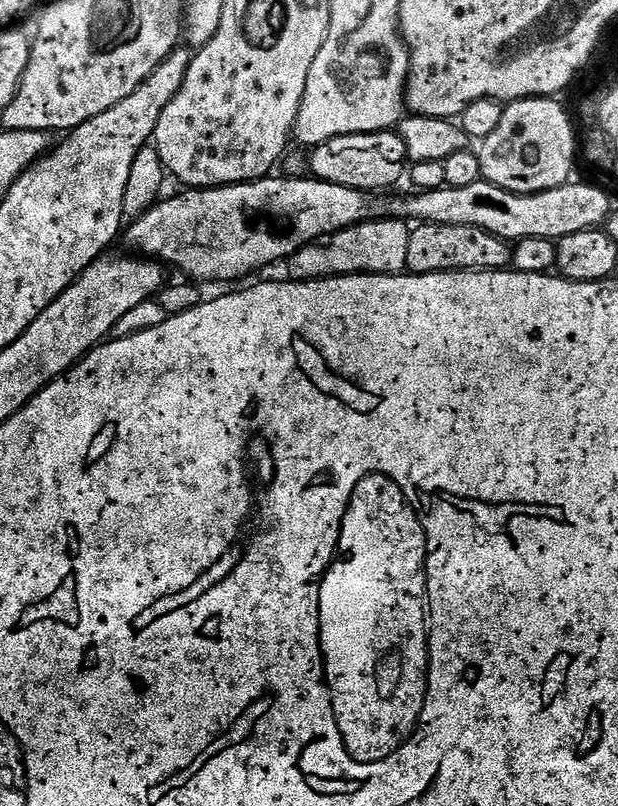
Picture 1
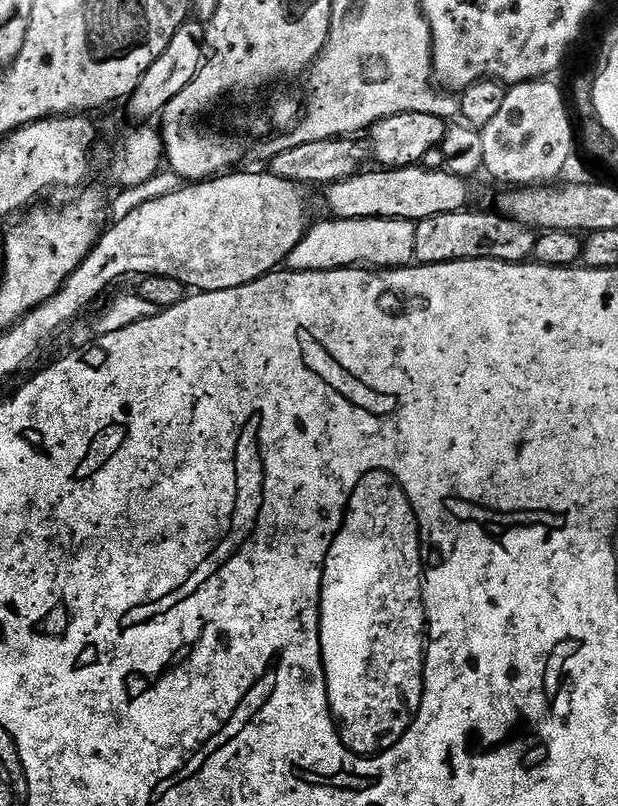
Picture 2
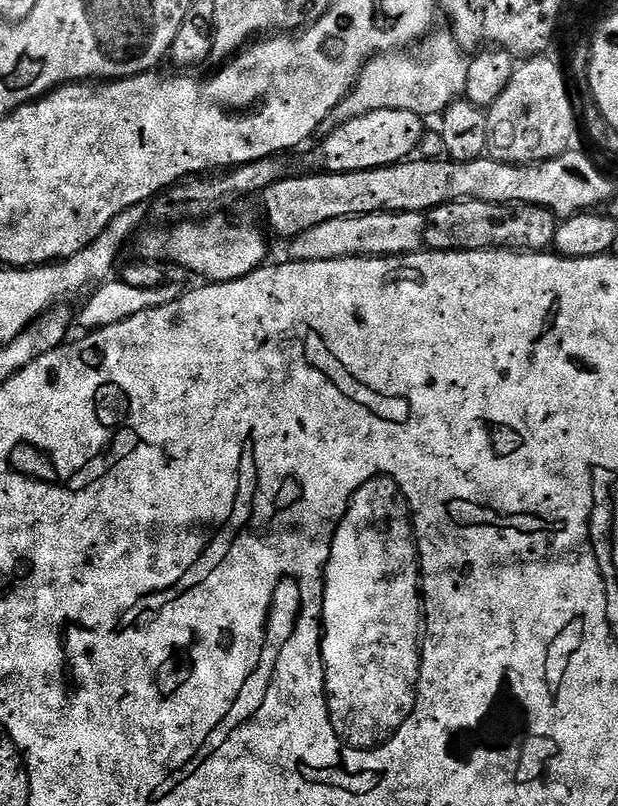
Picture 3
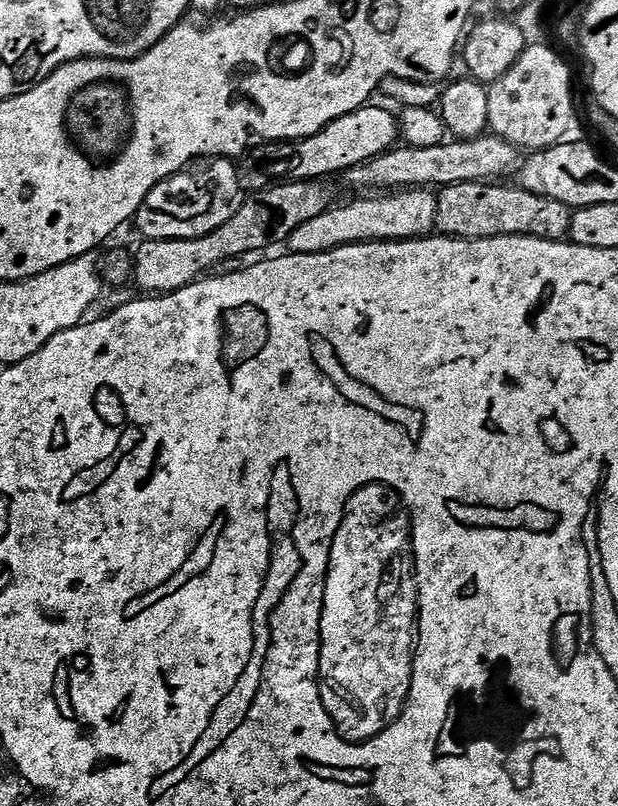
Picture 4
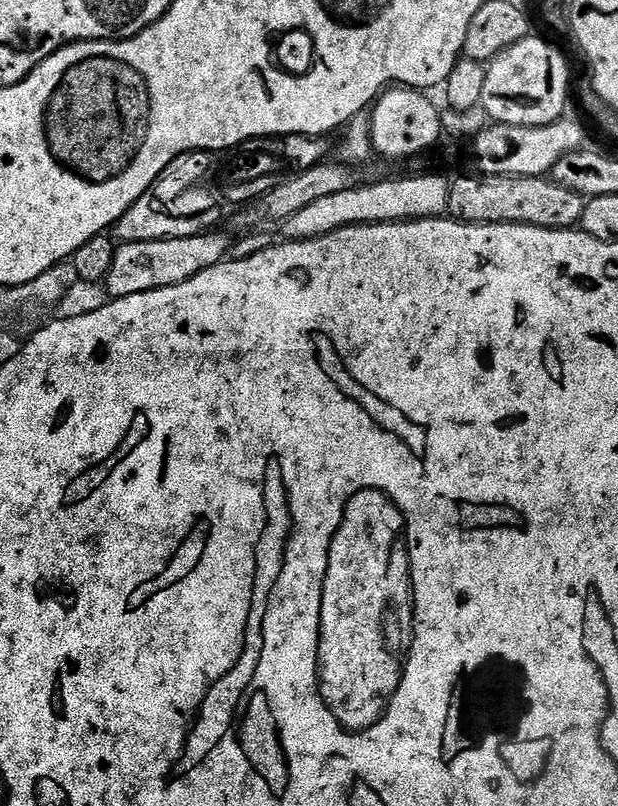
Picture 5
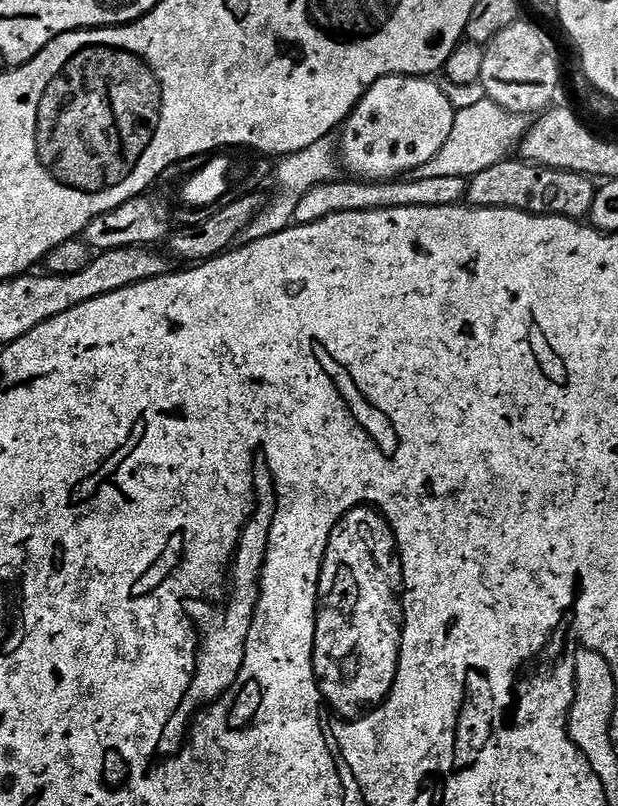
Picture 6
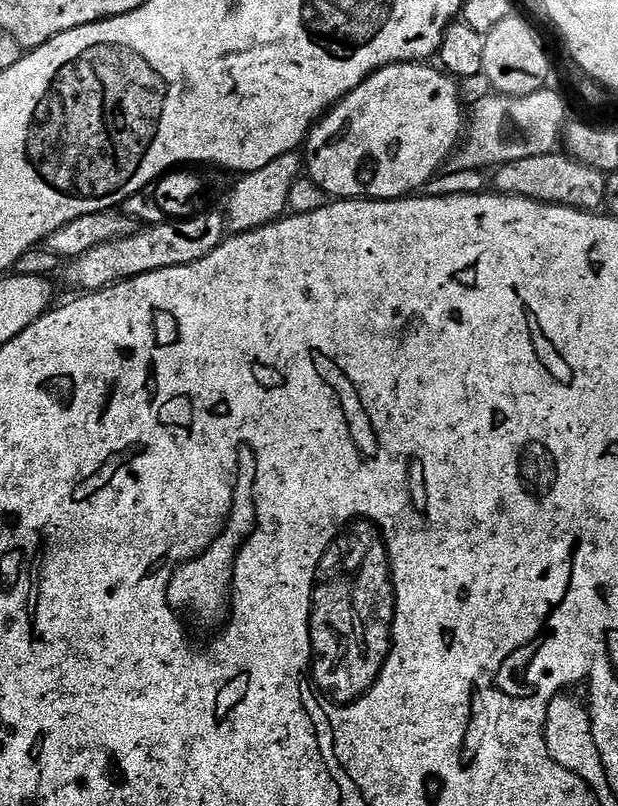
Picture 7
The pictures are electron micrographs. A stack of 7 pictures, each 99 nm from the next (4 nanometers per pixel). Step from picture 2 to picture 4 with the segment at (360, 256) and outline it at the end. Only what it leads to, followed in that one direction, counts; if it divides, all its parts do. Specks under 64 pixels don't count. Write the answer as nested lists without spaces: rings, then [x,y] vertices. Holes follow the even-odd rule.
[[[409,188],[365,196],[368,196],[365,200],[352,200],[349,204],[337,203],[316,218],[310,218],[310,222],[298,226],[287,238],[287,251],[318,254],[347,244],[365,244],[375,240],[422,240],[436,232],[438,202],[435,191]]]

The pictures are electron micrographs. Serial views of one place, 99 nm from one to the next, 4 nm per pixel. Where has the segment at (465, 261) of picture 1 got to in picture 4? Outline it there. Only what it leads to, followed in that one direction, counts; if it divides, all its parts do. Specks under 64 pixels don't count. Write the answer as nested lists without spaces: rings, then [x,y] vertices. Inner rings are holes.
[[[458,182],[443,185],[436,192],[438,202],[436,232],[442,236],[453,236],[456,240],[481,240],[499,236],[533,236],[543,240],[568,240],[573,209],[554,198],[546,198],[542,194],[530,194],[530,190],[522,190],[519,186],[509,184],[508,182]]]

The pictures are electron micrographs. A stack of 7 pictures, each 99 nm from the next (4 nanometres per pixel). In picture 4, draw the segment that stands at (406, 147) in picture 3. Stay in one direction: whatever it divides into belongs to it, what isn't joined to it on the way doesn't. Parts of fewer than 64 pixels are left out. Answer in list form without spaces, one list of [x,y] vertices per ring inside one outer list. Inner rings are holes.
[[[365,106],[346,114],[342,118],[334,118],[318,134],[307,136],[301,140],[277,140],[259,145],[261,160],[272,164],[272,180],[288,182],[293,180],[324,180],[335,174],[342,174],[350,166],[358,166],[358,162],[366,162],[366,158],[374,158],[378,154],[388,152],[397,147],[400,135],[400,121],[397,113],[387,112],[384,108]]]

